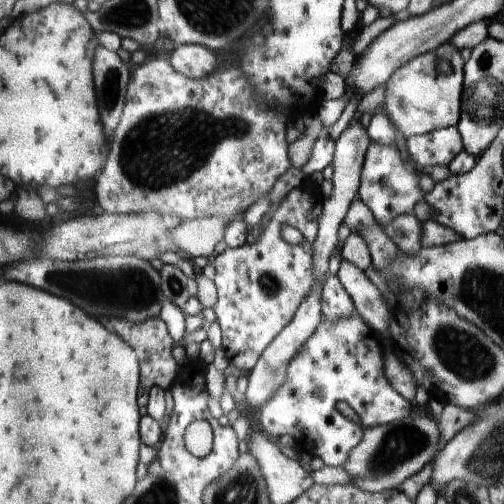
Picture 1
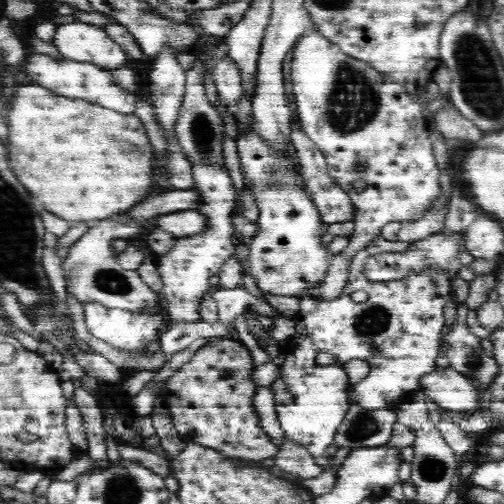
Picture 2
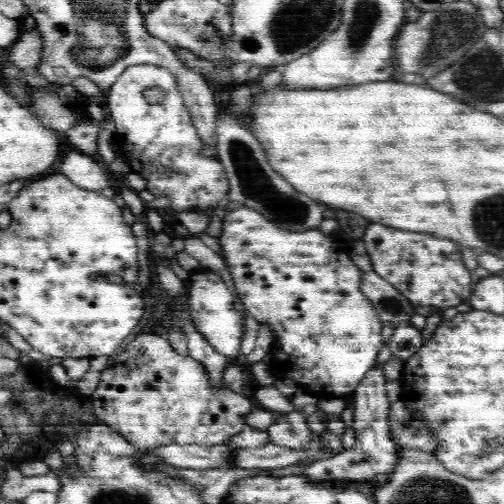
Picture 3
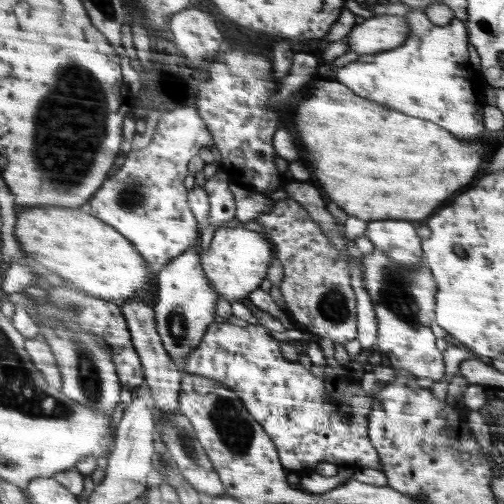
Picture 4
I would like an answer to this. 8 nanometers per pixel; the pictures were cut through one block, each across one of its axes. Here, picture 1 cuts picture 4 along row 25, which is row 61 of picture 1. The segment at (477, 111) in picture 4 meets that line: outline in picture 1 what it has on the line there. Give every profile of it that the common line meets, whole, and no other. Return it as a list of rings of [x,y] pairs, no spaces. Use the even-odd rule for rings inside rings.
[[[441,44],[435,48],[435,52],[425,52],[423,56],[417,56],[411,60],[411,64],[405,64],[391,76],[387,84],[387,104],[385,114],[391,118],[391,122],[401,130],[401,134],[409,140],[413,136],[423,136],[441,128],[455,128],[461,122],[463,116],[463,82],[465,82],[465,68],[459,50],[455,50],[451,44]],[[437,58],[447,60],[453,66],[451,74],[443,74],[437,70],[435,62]]]

